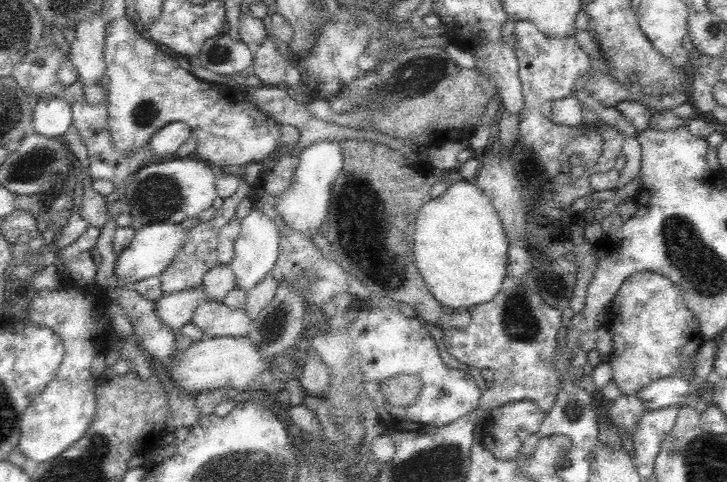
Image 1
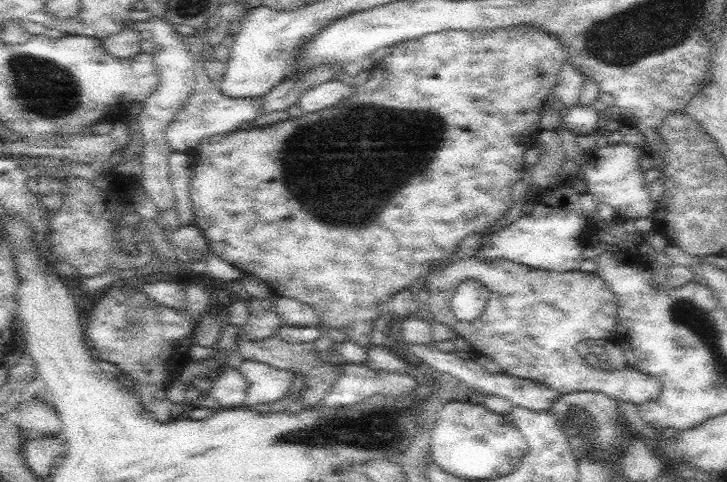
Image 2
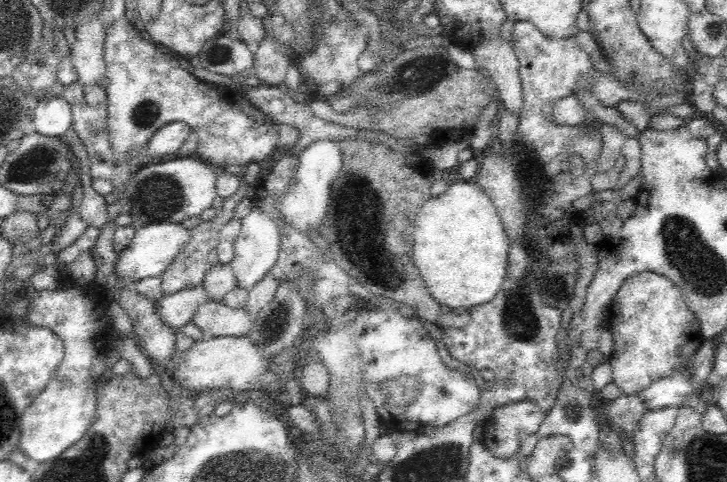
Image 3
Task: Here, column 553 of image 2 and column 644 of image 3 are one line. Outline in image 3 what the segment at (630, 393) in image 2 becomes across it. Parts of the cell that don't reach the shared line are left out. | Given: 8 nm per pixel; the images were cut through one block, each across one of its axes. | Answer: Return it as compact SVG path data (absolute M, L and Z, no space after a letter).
M655 272L634 273L622 283L611 308L605 312L605 327L612 333L614 340L614 351L607 359L613 370L613 382L620 394L636 395L655 380L670 374L683 374L686 378L691 378L690 368L694 354L705 338L697 316L686 305L687 301L677 284Z

